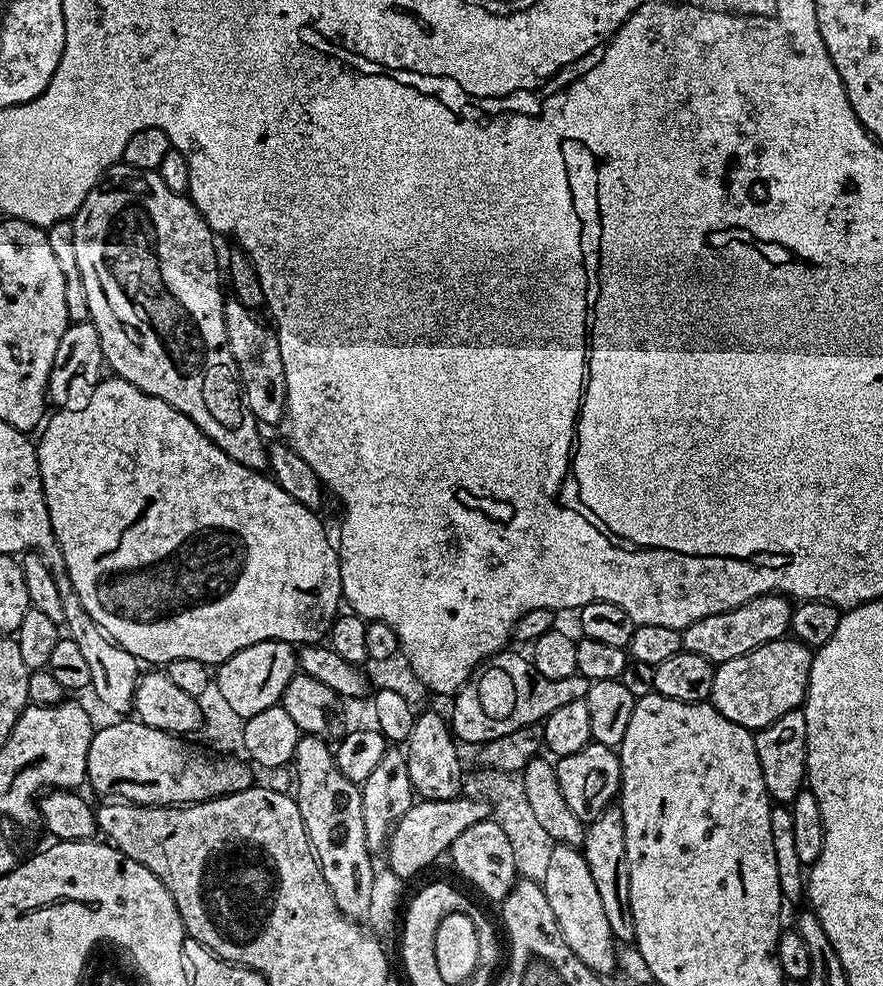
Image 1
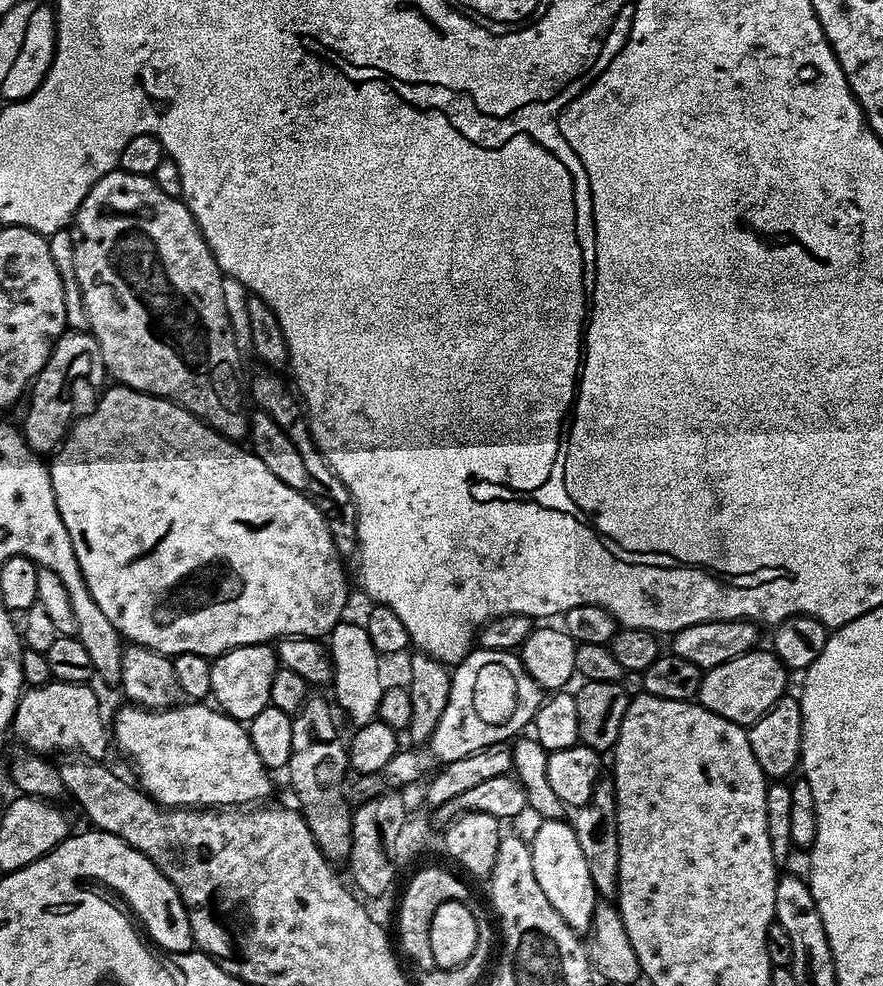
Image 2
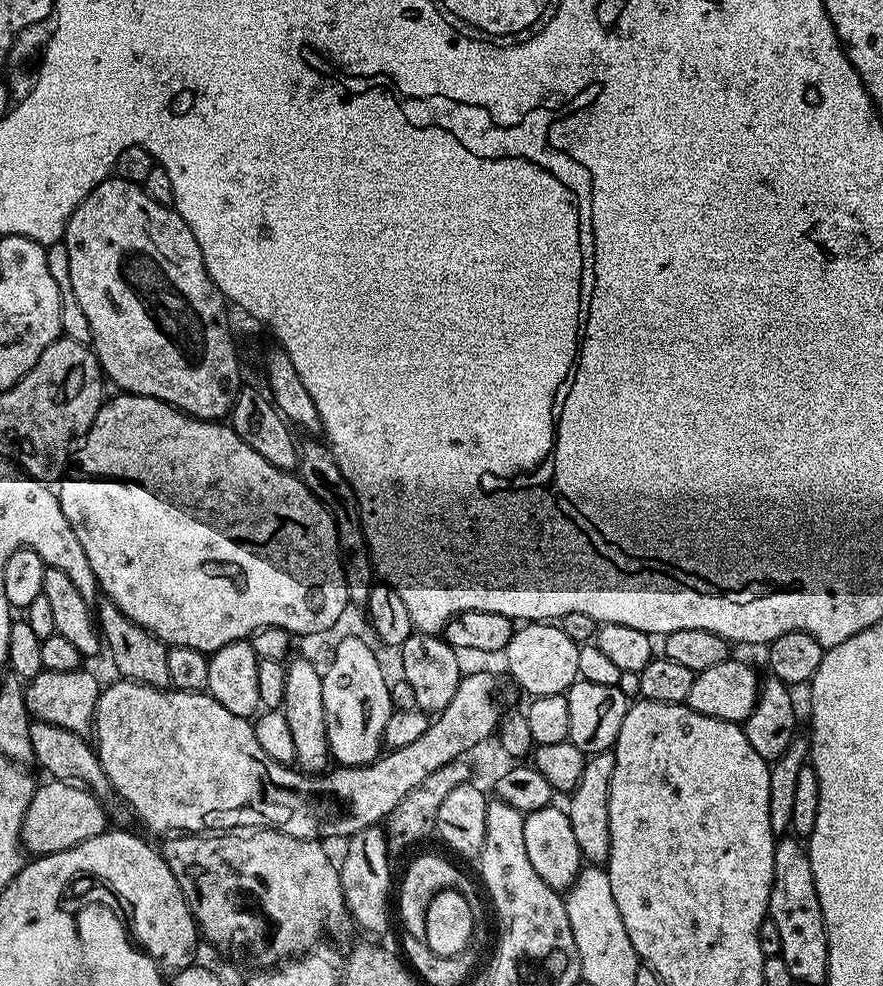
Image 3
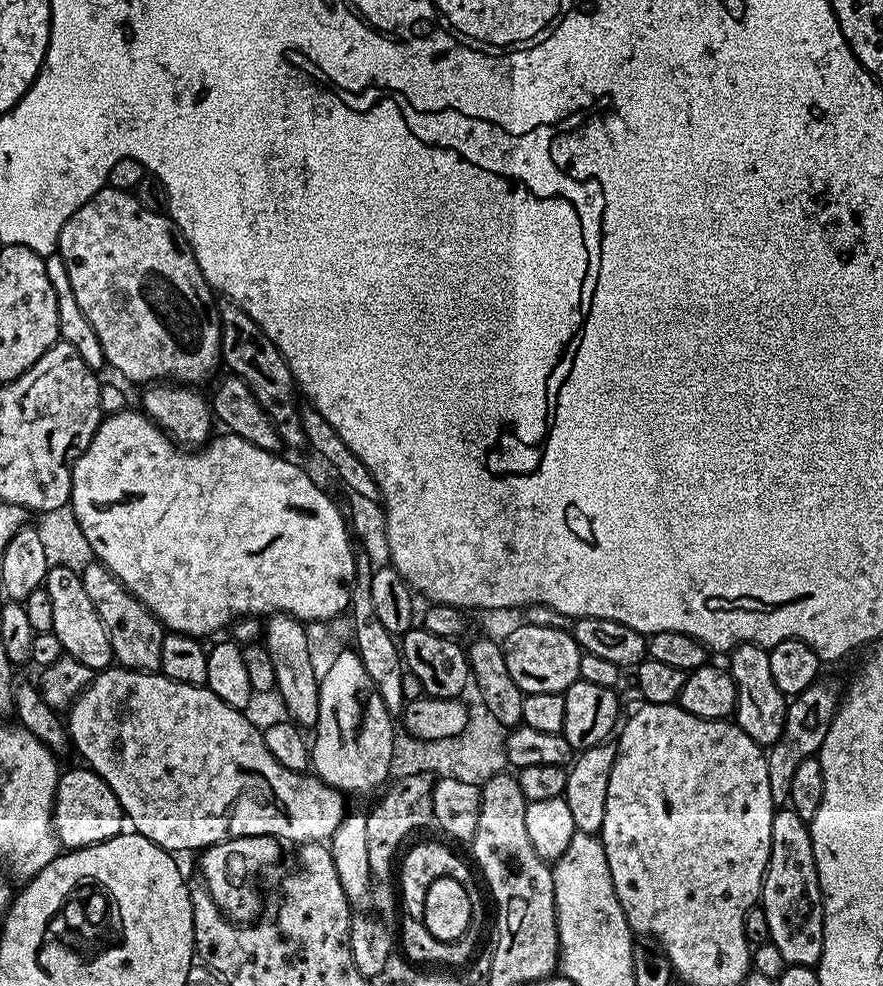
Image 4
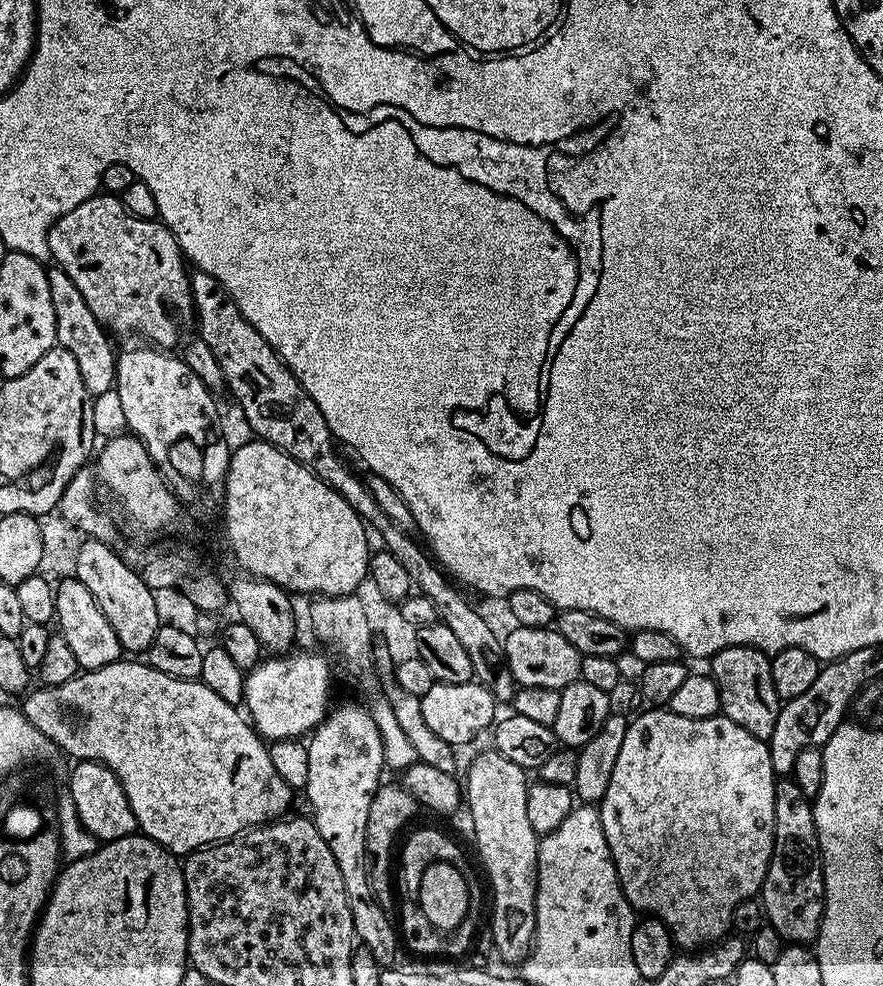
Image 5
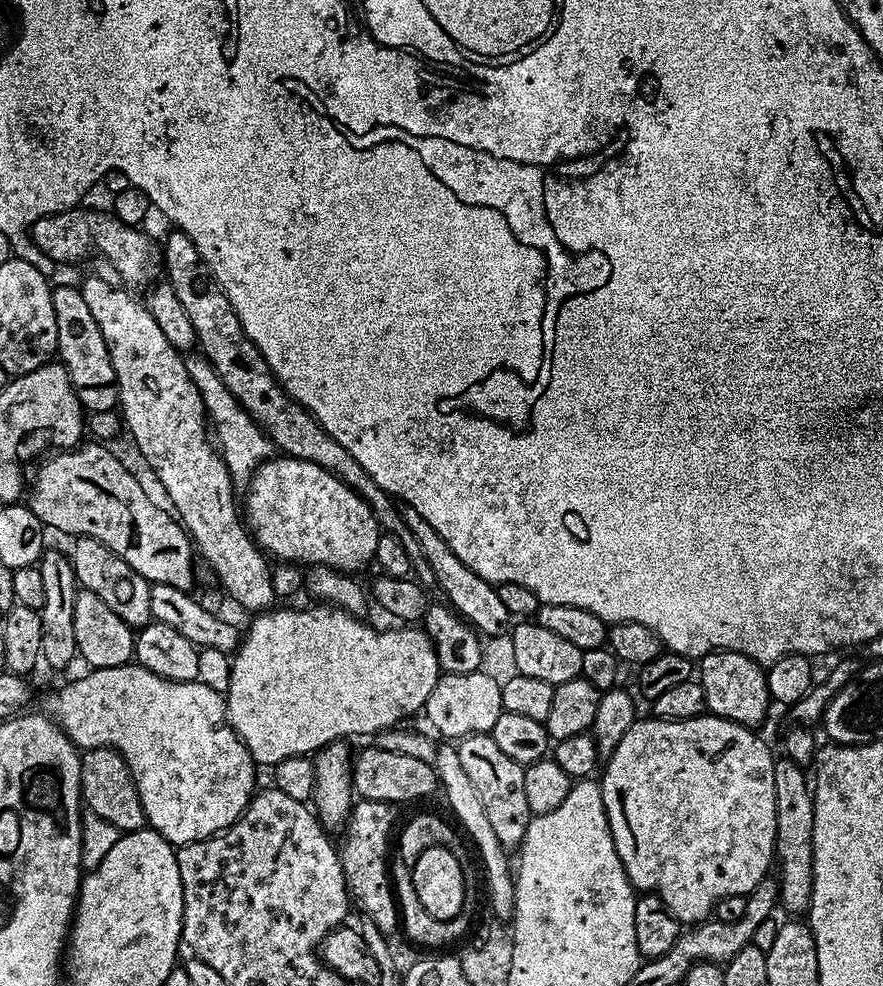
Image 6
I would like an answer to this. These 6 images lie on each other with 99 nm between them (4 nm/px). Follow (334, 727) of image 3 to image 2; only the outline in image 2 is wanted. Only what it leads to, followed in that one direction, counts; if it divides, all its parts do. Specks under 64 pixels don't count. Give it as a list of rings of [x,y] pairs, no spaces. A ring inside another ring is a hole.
[[[363,623],[335,624],[330,633],[330,659],[332,664],[331,687],[336,687],[336,700],[340,708],[353,720],[353,725],[368,724],[377,719],[379,700],[384,688],[378,682],[378,664],[380,656],[370,642],[370,634],[364,629]]]

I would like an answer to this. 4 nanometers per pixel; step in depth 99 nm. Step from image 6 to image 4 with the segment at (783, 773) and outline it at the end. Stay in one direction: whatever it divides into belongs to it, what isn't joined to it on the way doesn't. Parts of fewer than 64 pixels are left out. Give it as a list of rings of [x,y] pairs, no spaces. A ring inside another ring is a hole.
[[[780,808],[773,813],[771,822],[771,854],[765,872],[764,885],[761,888],[760,906],[766,914],[770,926],[769,941],[781,951],[782,958],[791,965],[815,967],[824,949],[824,904],[817,876],[817,864],[814,862],[815,844],[807,821],[799,818],[791,808]]]

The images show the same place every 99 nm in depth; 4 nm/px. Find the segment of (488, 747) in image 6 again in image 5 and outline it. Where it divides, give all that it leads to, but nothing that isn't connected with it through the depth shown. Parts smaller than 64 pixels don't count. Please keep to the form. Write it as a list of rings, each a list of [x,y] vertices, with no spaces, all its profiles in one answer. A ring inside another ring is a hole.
[[[495,750],[489,752],[480,752],[472,760],[472,765],[468,768],[468,786],[466,782],[466,810],[472,815],[472,828],[476,831],[476,848],[480,851],[480,860],[484,863],[484,868],[488,871],[488,880],[492,883],[492,925],[490,931],[492,934],[492,943],[494,952],[499,959],[505,962],[523,961],[524,957],[532,950],[532,942],[536,939],[536,876],[538,873],[538,861],[540,859],[540,846],[538,843],[538,833],[534,826],[530,826],[530,818],[526,814],[528,809],[528,789],[530,787],[529,773],[520,768],[510,758],[506,758],[502,753]]]

